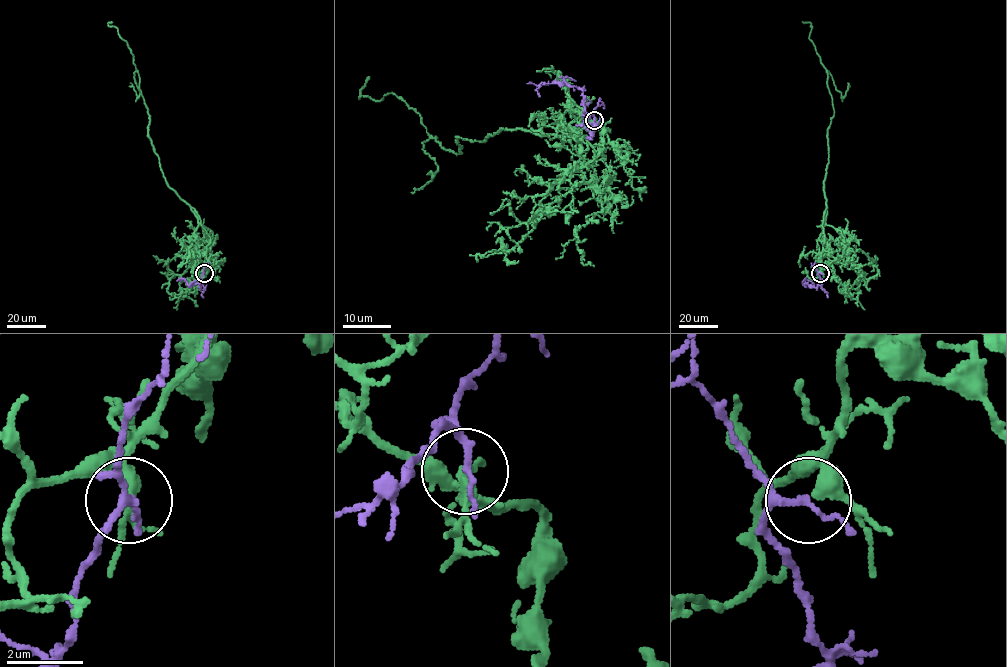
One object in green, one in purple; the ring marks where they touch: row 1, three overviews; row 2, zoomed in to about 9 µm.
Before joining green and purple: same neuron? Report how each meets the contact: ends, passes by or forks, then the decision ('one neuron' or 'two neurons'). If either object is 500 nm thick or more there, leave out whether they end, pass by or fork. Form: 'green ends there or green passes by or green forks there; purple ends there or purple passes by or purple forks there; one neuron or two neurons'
green passes by; purple forks there; one neuron

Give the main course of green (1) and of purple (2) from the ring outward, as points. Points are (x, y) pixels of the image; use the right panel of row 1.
1: (820, 272), (827, 128), (834, 109), (827, 71), (809, 38), (811, 24), (802, 22)
2: (820, 273), (816, 287), (806, 283), (805, 285), (805, 281)

